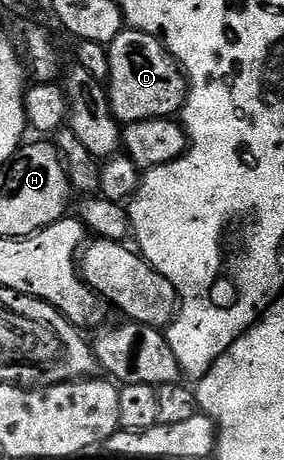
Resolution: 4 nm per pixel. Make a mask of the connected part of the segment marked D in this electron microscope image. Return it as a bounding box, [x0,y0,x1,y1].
[106,29,190,124]

